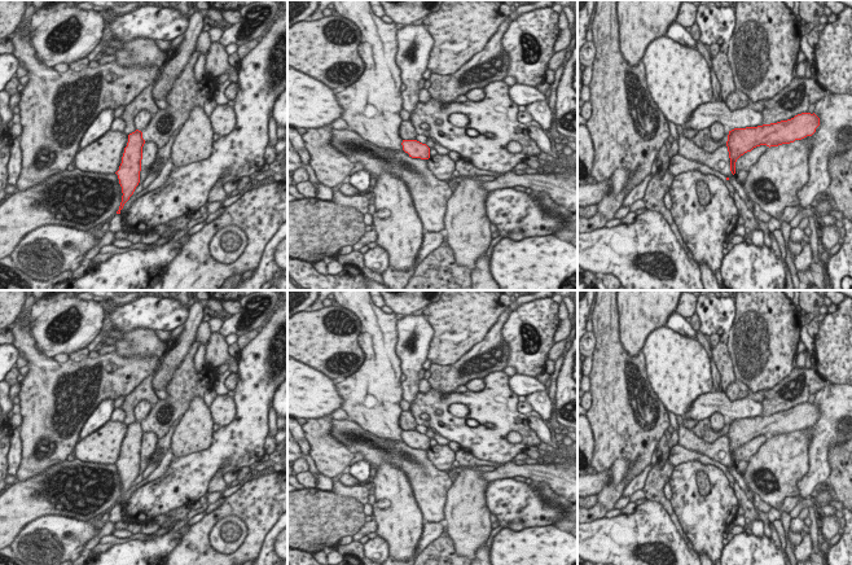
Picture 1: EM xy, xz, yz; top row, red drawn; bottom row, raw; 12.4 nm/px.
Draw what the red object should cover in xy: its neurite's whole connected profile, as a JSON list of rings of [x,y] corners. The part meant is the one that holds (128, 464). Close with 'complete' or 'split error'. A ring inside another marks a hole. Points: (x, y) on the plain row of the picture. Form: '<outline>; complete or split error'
[[[136,420],[128,425],[128,433],[124,438],[122,447],[122,454],[119,460],[115,463],[122,477],[122,492],[117,504],[120,504],[124,494],[133,485],[136,477],[140,473],[141,450],[142,450],[142,437],[145,430],[142,429],[142,422]]]; complete

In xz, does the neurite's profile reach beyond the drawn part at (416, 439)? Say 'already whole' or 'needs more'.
already whole

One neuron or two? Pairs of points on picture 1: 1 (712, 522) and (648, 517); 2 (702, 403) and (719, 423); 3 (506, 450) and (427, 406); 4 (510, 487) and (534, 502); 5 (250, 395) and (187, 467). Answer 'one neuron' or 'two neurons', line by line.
1: two neurons
2: two neurons
3: one neuron
4: one neuron
5: one neuron

